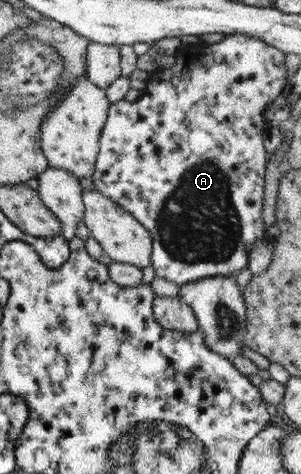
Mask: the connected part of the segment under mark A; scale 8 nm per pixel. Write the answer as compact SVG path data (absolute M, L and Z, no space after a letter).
M225 35L221 41L218 41L213 44L203 44L199 45L198 47L194 45L190 45L188 51L183 54L183 57L180 57L183 60L183 72L179 73L176 68L167 68L163 65L160 65L157 70L151 72L150 75L153 75L153 78L149 80L149 83L146 84L147 90L143 92L143 95L139 97L139 99L134 100L133 102L129 102L122 98L113 104L108 106L106 112L106 119L103 128L100 130L100 136L98 137L98 153L94 162L94 169L92 175L90 176L94 188L97 189L103 197L109 198L109 201L113 202L113 204L117 204L121 206L123 210L126 210L128 214L134 218L134 220L139 223L141 226L145 227L145 230L150 234L152 239L152 251L150 254L150 265L153 267L154 276L158 276L159 278L165 279L167 281L171 281L176 285L181 286L182 284L193 282L199 280L200 278L207 278L207 277L226 277L231 275L235 275L238 270L241 270L247 263L248 263L248 254L249 251L252 249L253 245L256 245L257 241L261 241L261 236L263 236L264 229L263 223L261 219L261 201L263 200L263 175L265 172L265 165L266 165L266 152L262 145L262 138L264 135L264 127L265 121L262 115L263 109L265 105L268 103L268 100L279 96L283 92L283 86L285 86L285 53L281 52L279 49L269 48L262 40L256 39L255 37L250 37L247 35Z

